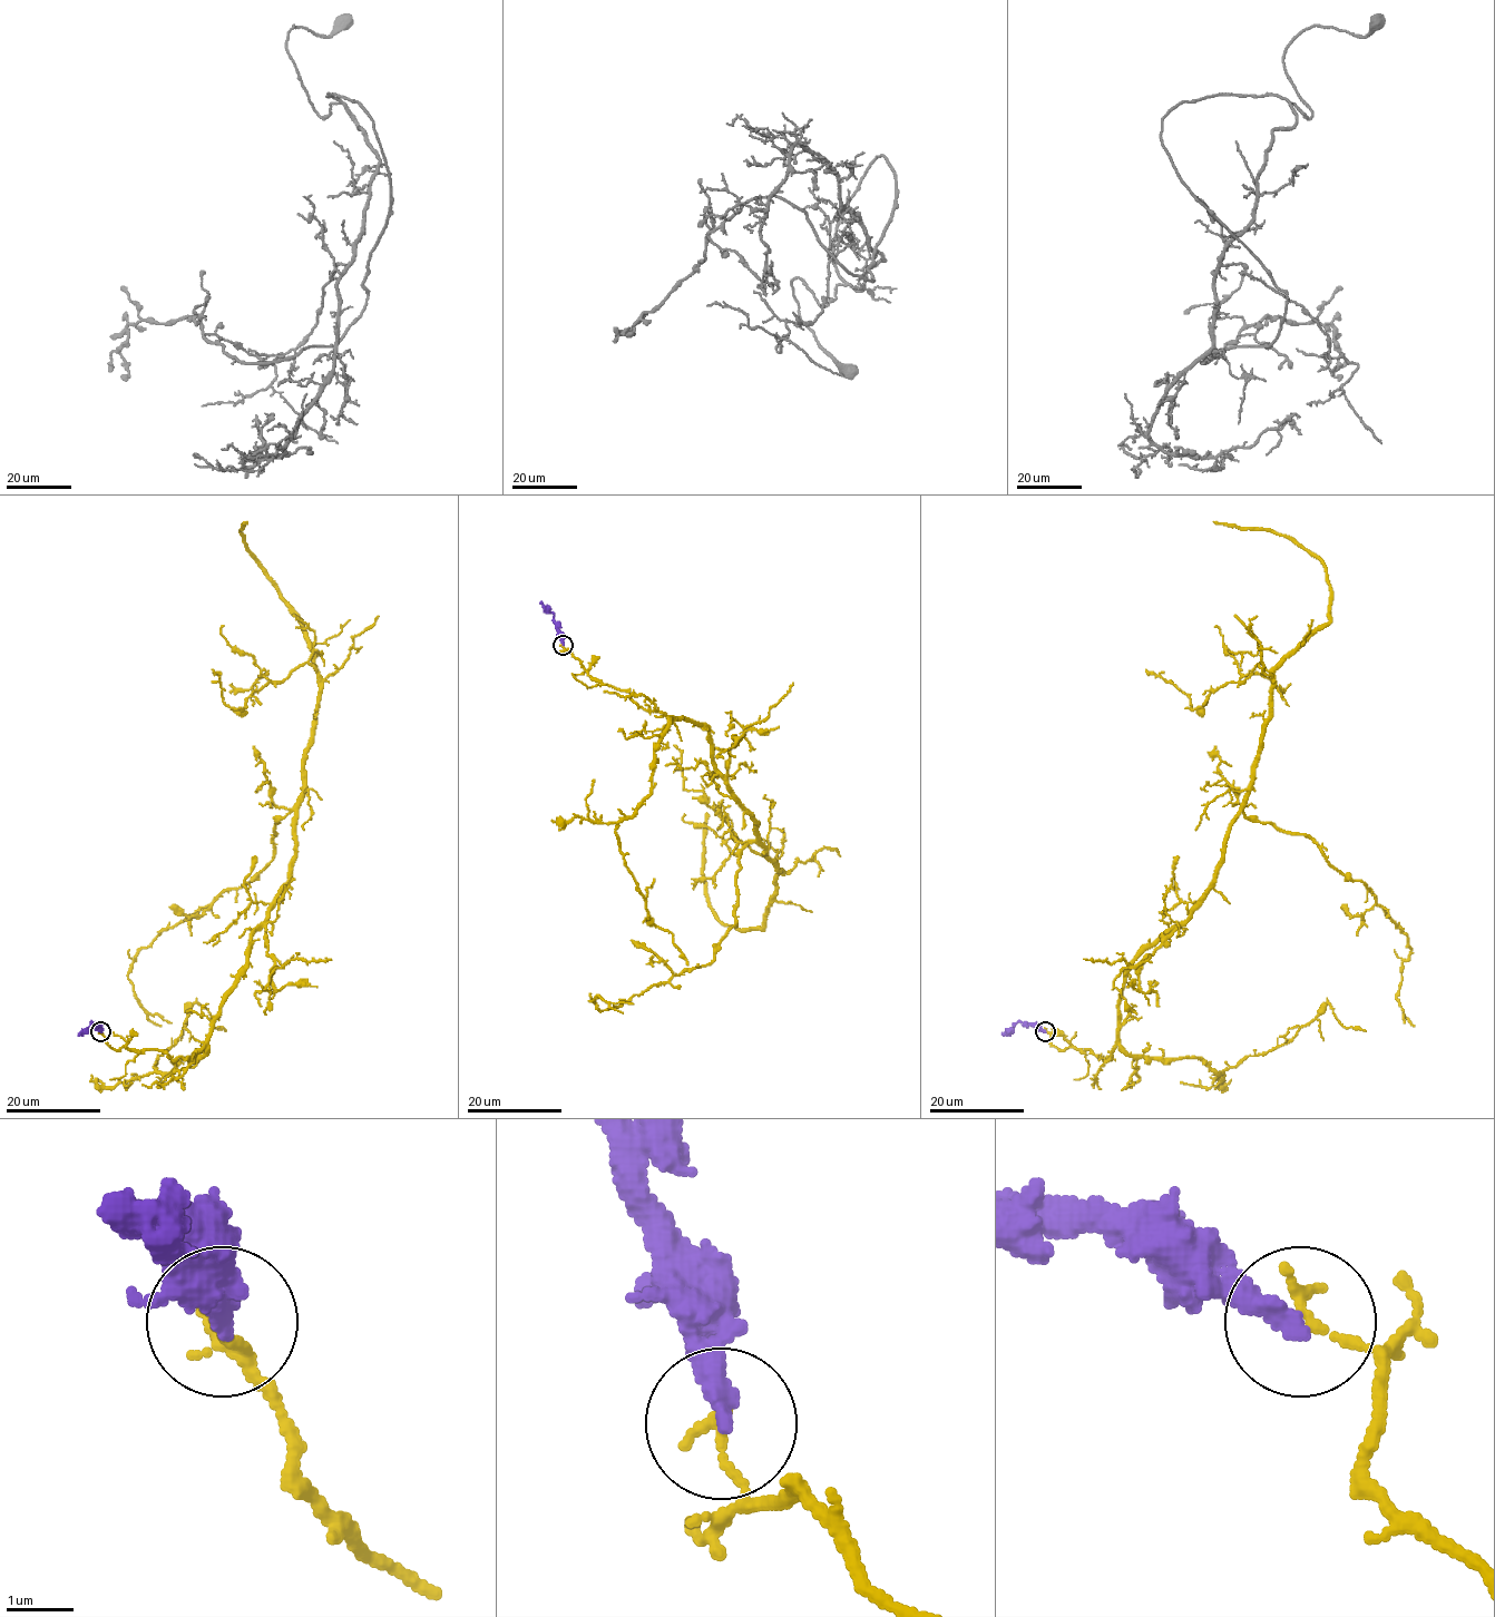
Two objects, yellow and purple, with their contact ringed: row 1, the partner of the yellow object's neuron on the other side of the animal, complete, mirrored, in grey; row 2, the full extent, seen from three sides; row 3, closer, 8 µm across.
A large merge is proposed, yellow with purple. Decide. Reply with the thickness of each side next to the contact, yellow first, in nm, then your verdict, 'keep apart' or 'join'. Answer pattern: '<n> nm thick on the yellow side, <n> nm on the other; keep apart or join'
180 nm thick on the yellow side, 320 nm on the other; keep apart

